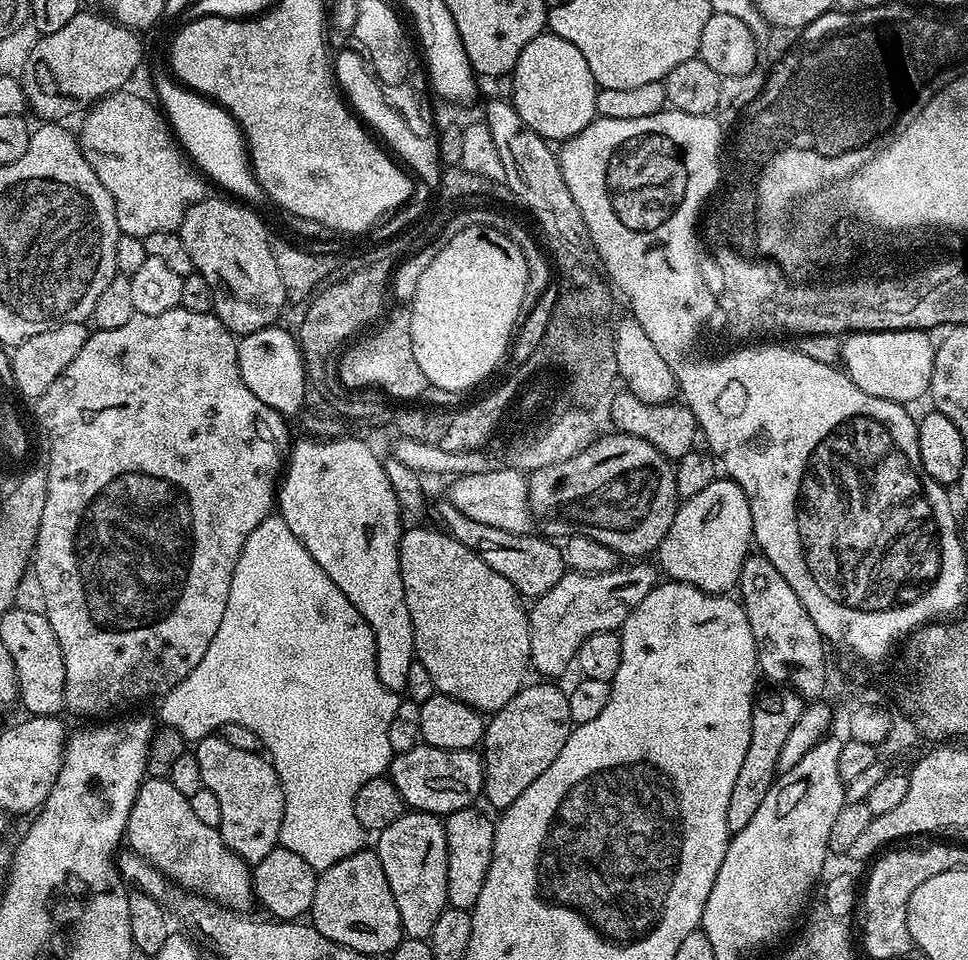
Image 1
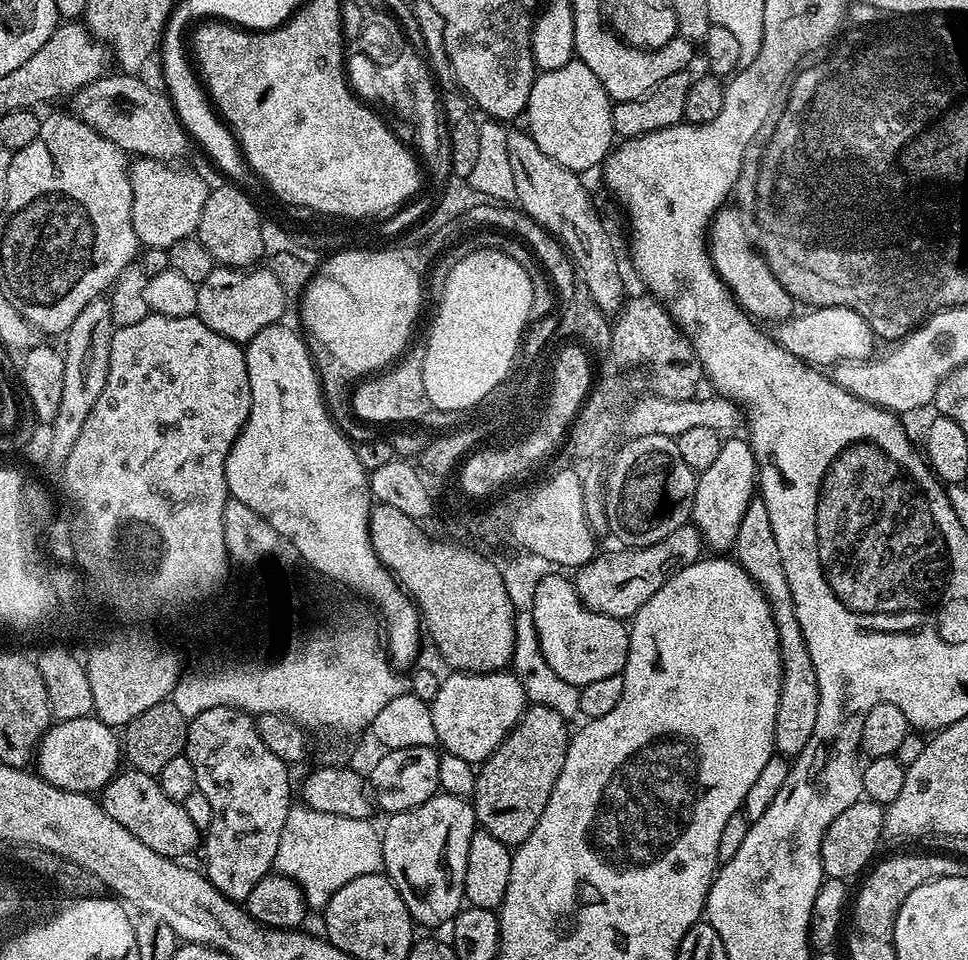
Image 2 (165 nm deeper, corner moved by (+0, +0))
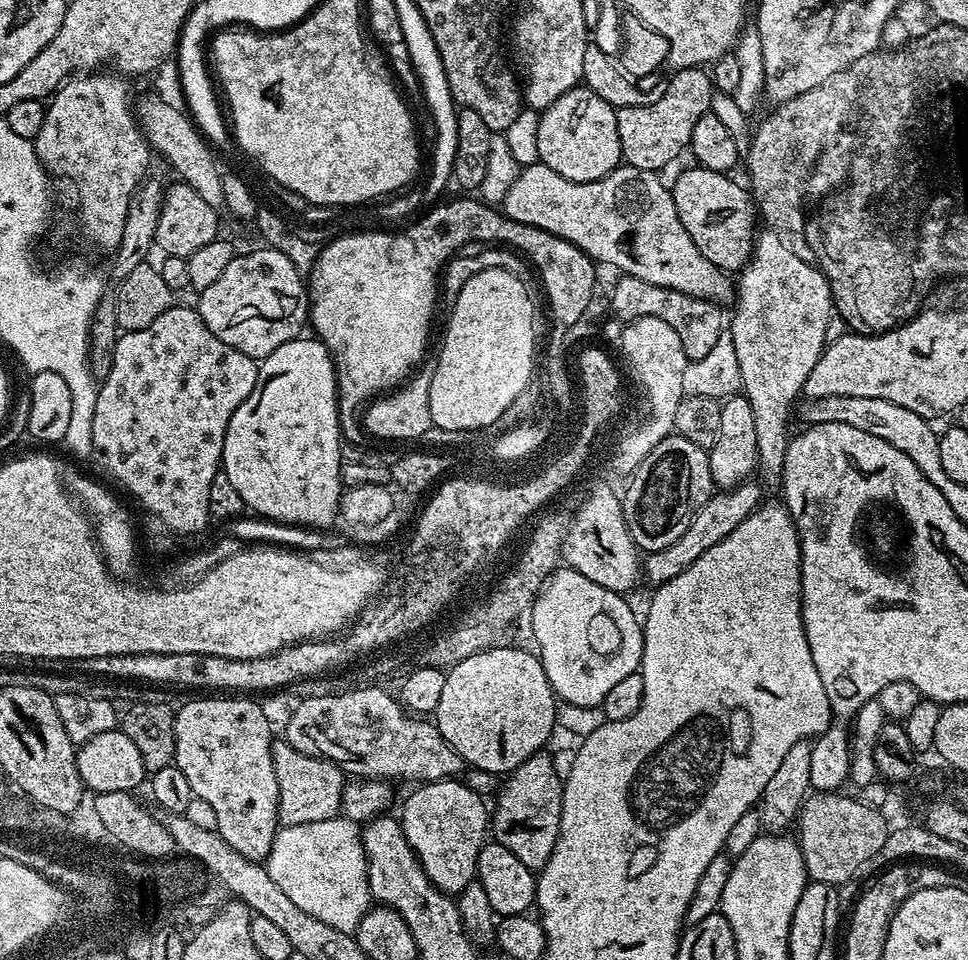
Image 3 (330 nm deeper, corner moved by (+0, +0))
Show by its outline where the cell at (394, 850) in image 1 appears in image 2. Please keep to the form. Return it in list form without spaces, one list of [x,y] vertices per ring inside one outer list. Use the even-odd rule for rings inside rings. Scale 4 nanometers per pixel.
[[[437,794],[431,796],[422,806],[414,806],[405,812],[394,812],[382,824],[383,871],[393,886],[402,894],[406,910],[410,910],[417,925],[425,924],[425,929],[436,930],[439,924],[447,925],[456,919],[457,912],[465,903],[464,883],[466,882],[466,854],[470,854],[470,838],[478,830],[476,812],[467,799]]]

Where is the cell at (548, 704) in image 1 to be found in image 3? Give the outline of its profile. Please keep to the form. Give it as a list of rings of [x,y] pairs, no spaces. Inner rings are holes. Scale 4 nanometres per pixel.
[[[544,750],[534,753],[522,762],[522,766],[503,777],[494,796],[496,808],[494,804],[490,812],[490,832],[495,843],[506,846],[510,854],[515,854],[522,861],[522,866],[533,870],[544,868],[546,862],[550,862],[562,818],[562,772],[556,769],[555,762],[546,753]]]

